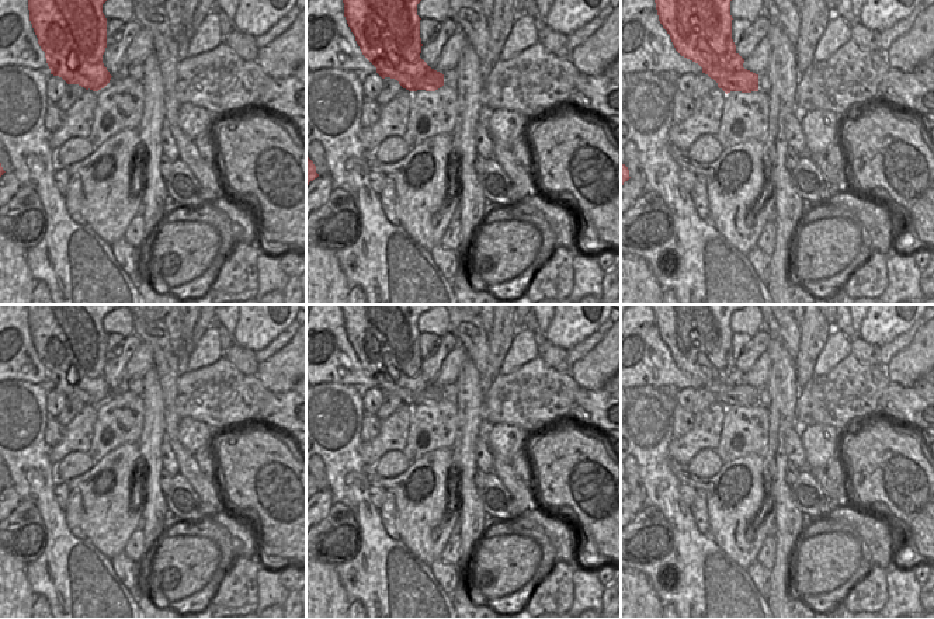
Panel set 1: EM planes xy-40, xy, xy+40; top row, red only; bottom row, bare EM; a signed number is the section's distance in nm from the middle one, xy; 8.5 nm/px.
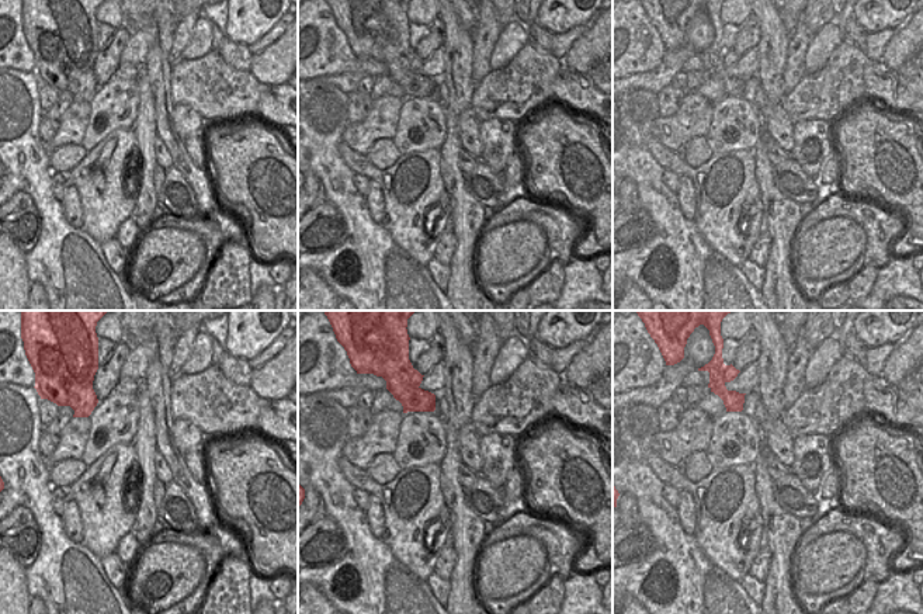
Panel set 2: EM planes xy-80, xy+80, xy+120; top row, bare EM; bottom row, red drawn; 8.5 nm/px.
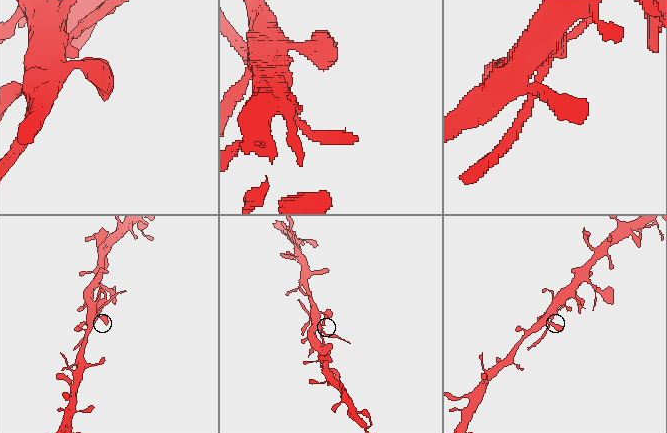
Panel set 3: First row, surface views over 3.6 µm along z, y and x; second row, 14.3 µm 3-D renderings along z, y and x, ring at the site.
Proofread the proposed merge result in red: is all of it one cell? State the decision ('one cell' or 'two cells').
two cells

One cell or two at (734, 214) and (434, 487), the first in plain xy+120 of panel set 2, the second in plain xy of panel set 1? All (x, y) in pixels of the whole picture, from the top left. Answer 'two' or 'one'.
one

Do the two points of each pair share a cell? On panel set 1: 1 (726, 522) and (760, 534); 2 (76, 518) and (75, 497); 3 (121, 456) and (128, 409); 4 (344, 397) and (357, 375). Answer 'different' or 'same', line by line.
1: same
2: same
3: different
4: different

